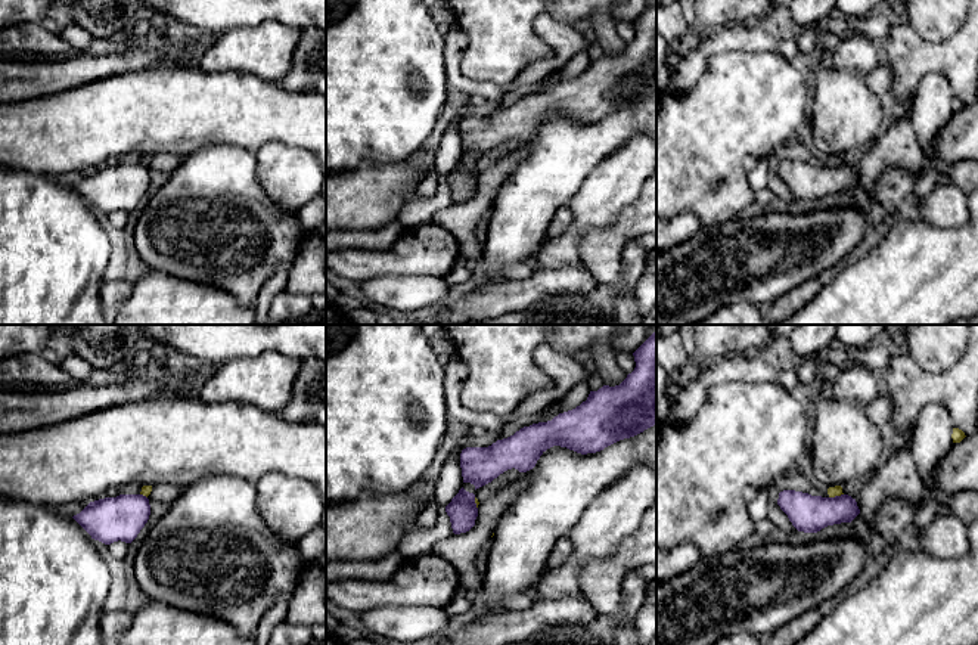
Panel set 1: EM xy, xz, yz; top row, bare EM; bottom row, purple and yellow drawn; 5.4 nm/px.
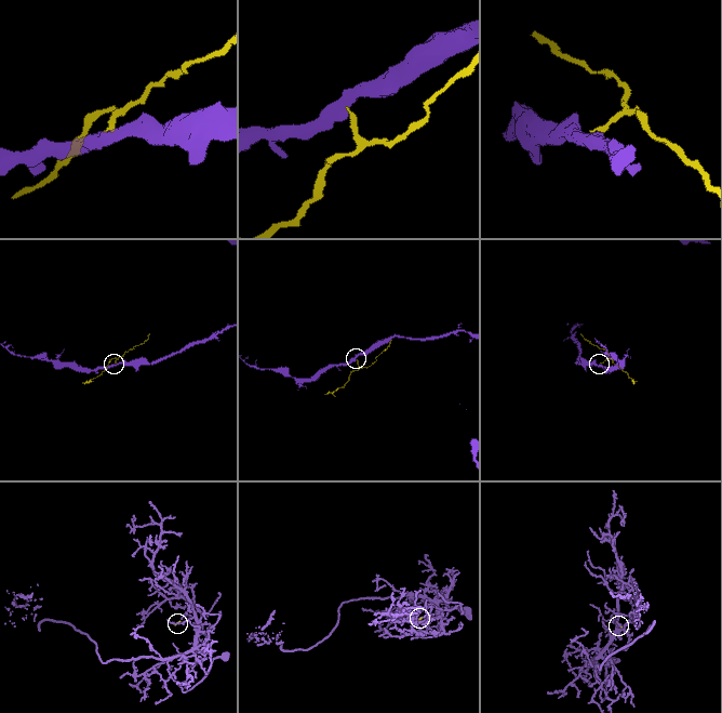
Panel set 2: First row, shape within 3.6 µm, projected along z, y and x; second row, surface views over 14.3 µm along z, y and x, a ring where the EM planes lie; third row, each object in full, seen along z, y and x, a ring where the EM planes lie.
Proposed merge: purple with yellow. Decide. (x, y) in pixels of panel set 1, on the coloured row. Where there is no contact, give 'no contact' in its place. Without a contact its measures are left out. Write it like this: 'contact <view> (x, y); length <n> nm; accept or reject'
contact yz (835, 496); length 80 nm; reject

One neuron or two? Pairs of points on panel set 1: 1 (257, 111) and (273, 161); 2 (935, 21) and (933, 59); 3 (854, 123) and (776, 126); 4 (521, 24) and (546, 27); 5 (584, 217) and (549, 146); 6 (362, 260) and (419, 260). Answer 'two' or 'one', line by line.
1: two
2: two
3: two
4: two
5: two
6: one

